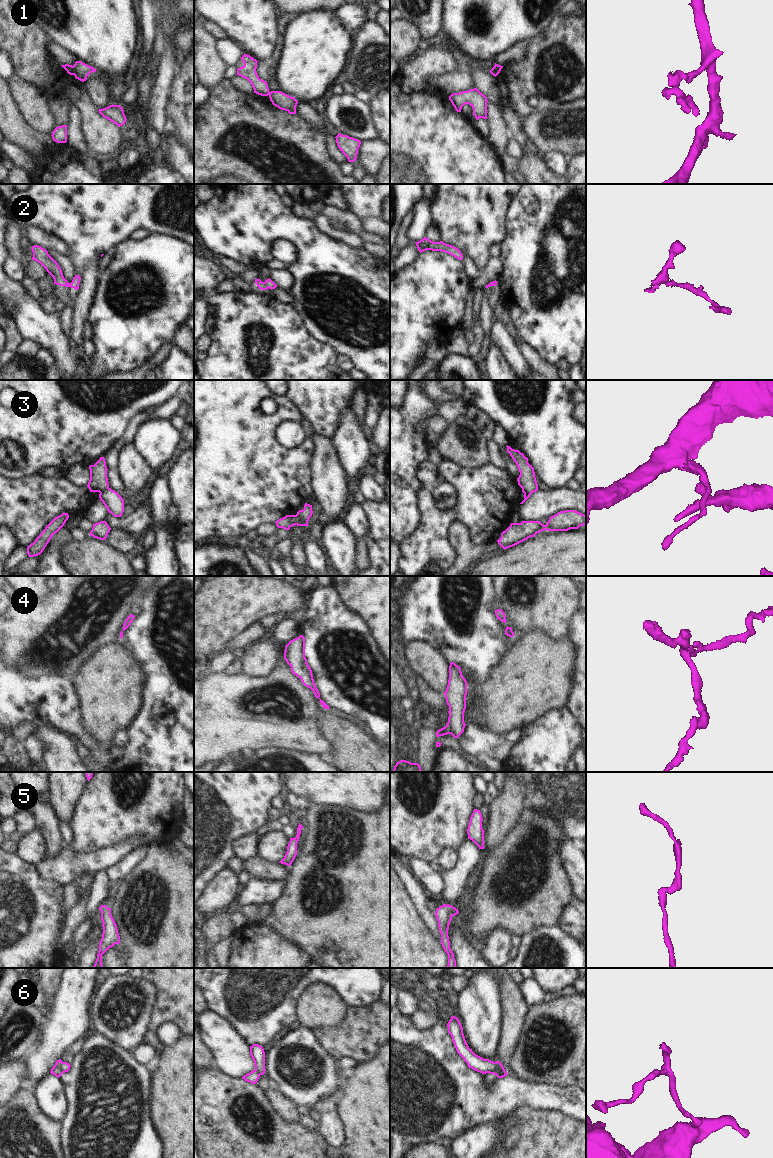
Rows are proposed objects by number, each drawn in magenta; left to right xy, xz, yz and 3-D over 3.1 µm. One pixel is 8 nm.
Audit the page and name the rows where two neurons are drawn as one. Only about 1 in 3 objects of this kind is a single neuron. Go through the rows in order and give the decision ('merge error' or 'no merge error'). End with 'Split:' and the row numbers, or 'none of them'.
1: merge error
2: merge error
3: merge error
4: no merge error
5: no merge error
6: merge error
Split: 1, 2, 3, 6

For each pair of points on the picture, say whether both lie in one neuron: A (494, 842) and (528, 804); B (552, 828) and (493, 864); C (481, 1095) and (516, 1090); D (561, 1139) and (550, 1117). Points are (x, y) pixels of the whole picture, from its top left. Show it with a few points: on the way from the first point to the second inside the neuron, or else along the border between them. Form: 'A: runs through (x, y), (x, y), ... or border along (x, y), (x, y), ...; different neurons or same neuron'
A: border along (518, 785), (523, 792), (524, 808); different neurons
B: runs through (537, 825), (531, 826), (508, 851); same neuron
C: runs through (490, 1095), (507, 1094); same neuron
D: runs through (556, 1134), (550, 1128), (550, 1122); same neuron

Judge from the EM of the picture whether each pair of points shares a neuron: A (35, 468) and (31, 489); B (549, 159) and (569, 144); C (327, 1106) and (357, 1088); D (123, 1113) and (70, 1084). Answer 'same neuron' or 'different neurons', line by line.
A: different neurons
B: different neurons
C: different neurons
D: same neuron

